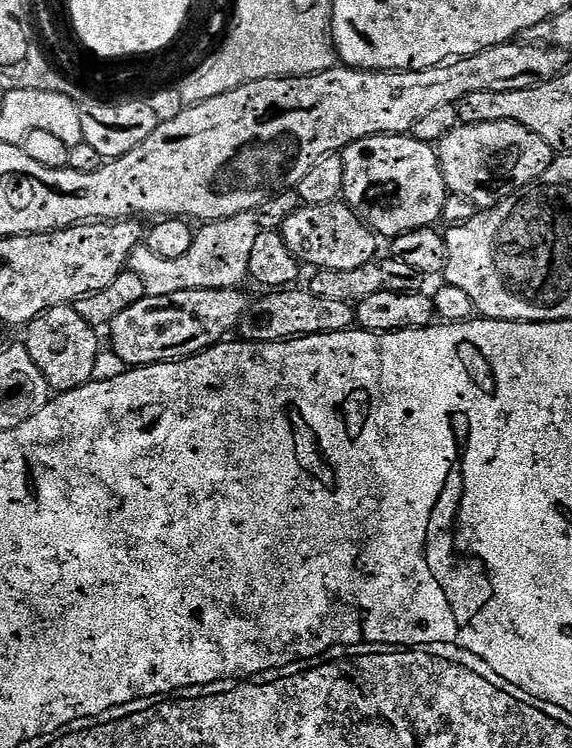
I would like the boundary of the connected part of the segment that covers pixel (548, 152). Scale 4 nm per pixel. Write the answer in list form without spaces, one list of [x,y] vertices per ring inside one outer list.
[[[488,121],[481,124],[464,122],[439,140],[438,155],[449,193],[456,195],[457,192],[458,195],[465,196],[470,203],[477,204],[477,209],[483,210],[495,208],[497,204],[503,204],[521,190],[527,189],[528,185],[535,184],[552,164],[554,149],[538,134],[514,121]]]

